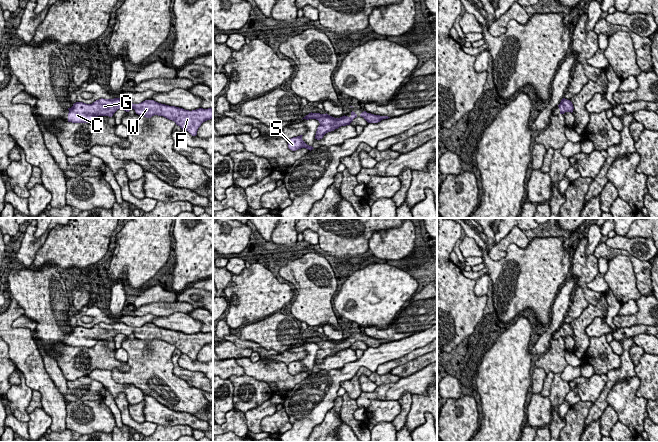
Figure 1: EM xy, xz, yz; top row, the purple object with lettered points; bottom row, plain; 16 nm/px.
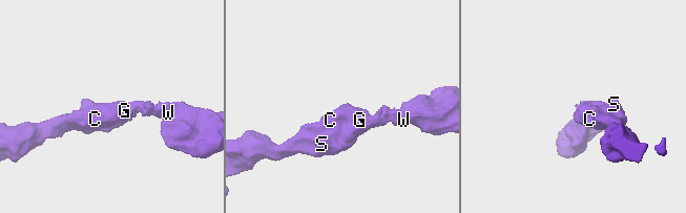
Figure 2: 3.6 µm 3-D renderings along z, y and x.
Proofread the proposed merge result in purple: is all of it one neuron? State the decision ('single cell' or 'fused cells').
single cell

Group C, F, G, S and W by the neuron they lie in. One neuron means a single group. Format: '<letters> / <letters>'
C F G S W

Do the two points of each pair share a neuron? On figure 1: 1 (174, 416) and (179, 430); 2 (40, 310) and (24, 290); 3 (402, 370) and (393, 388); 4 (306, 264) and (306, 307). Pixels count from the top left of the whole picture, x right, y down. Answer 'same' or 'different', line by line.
1: different
2: same
3: different
4: same

